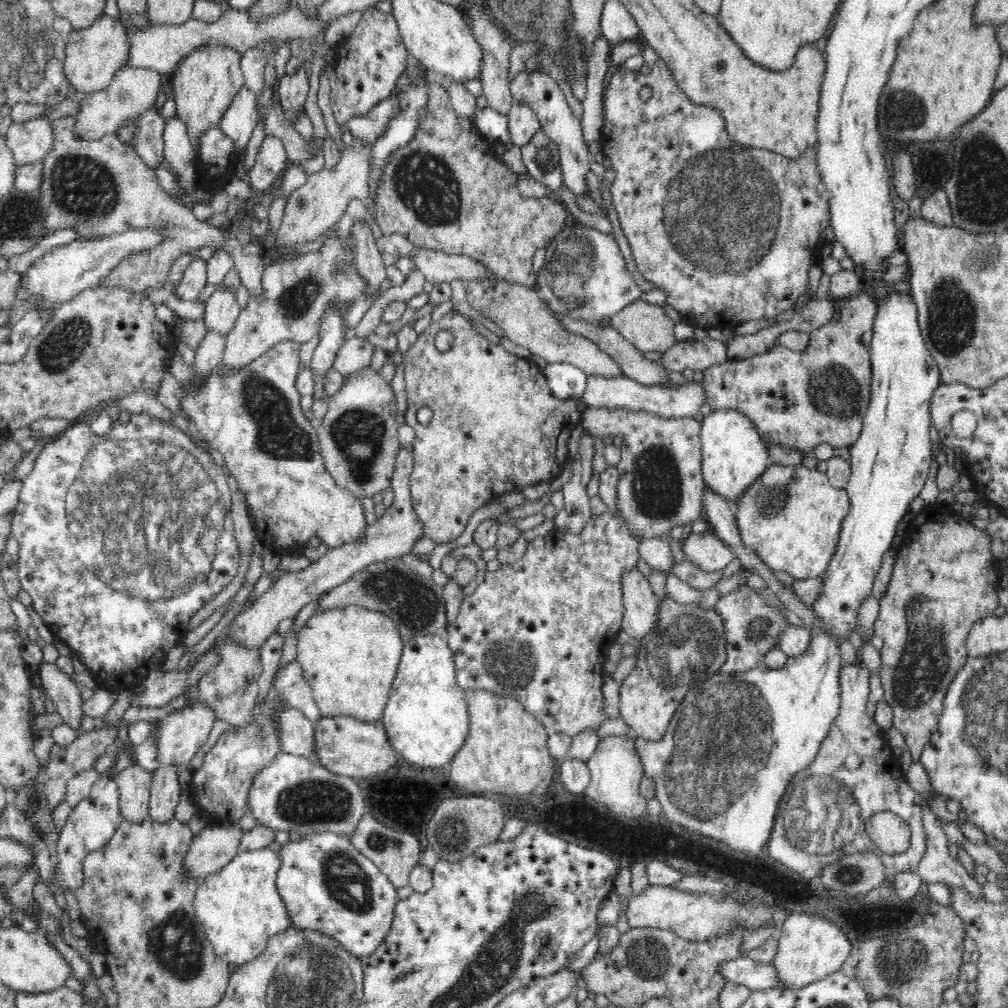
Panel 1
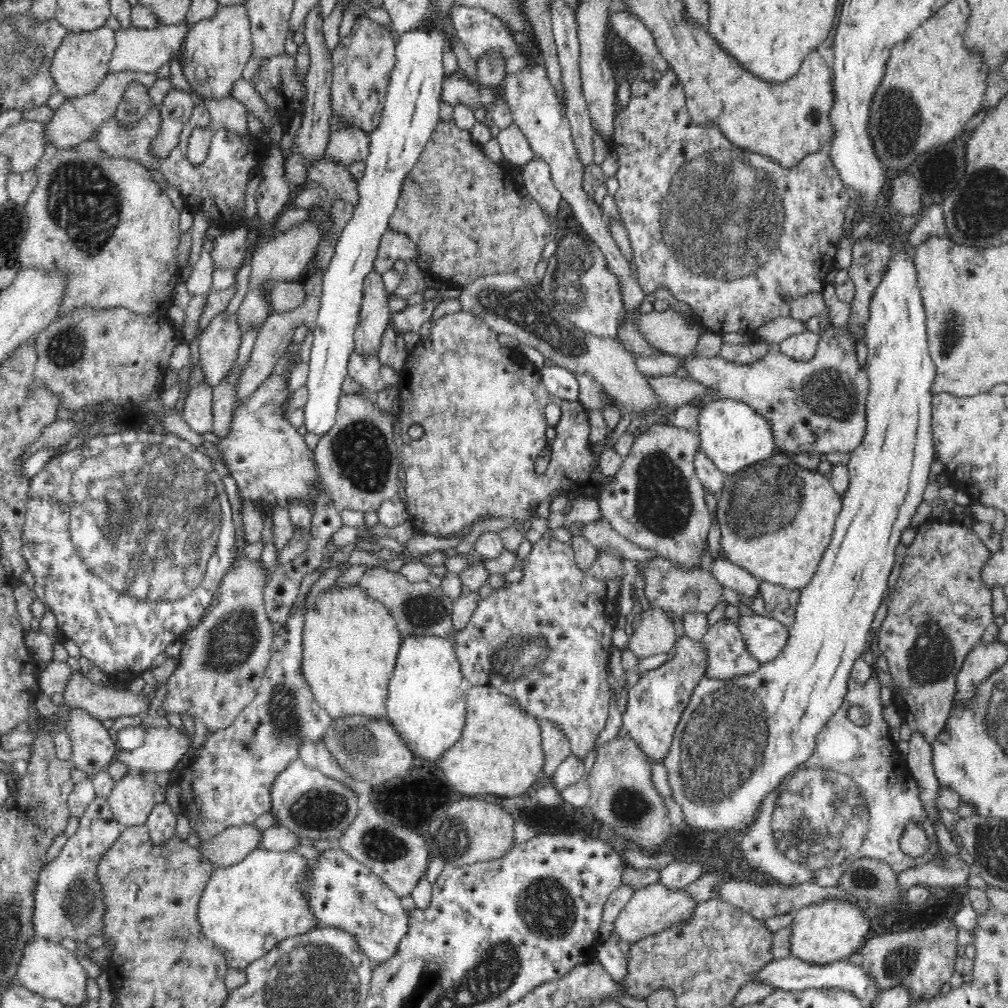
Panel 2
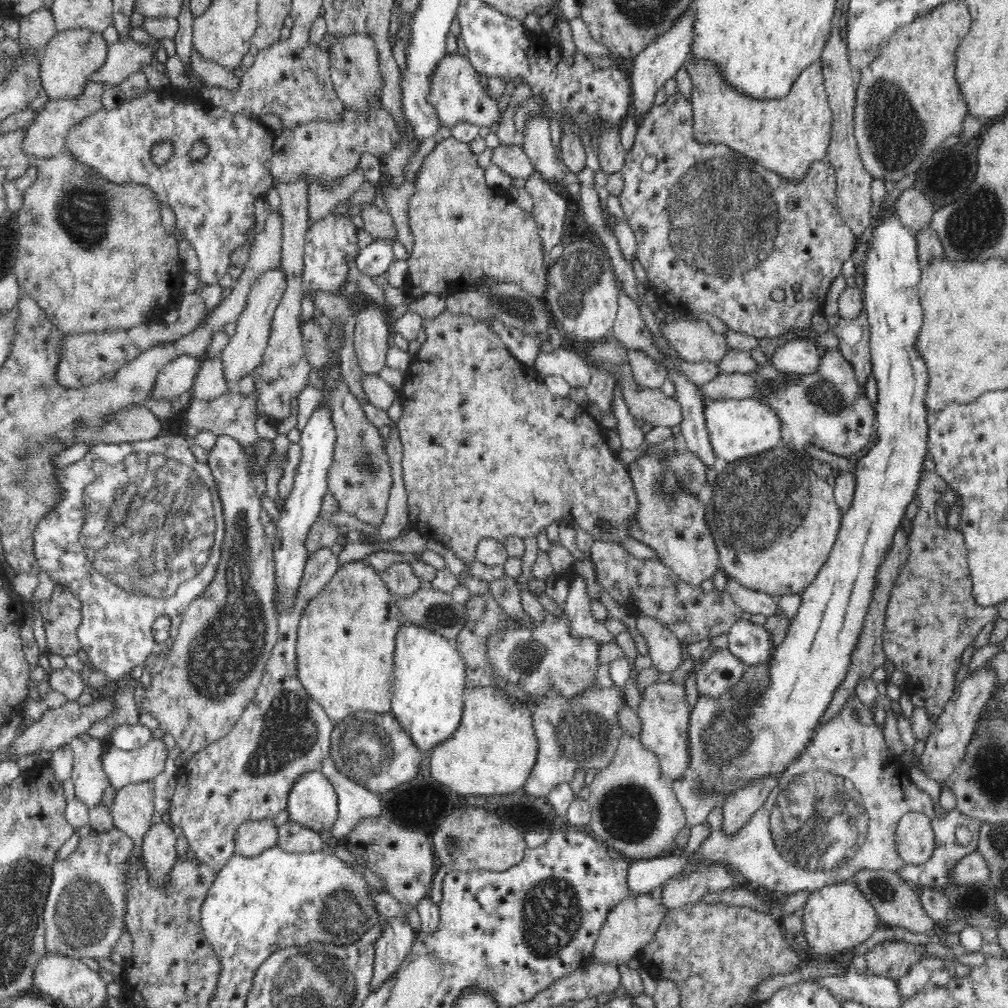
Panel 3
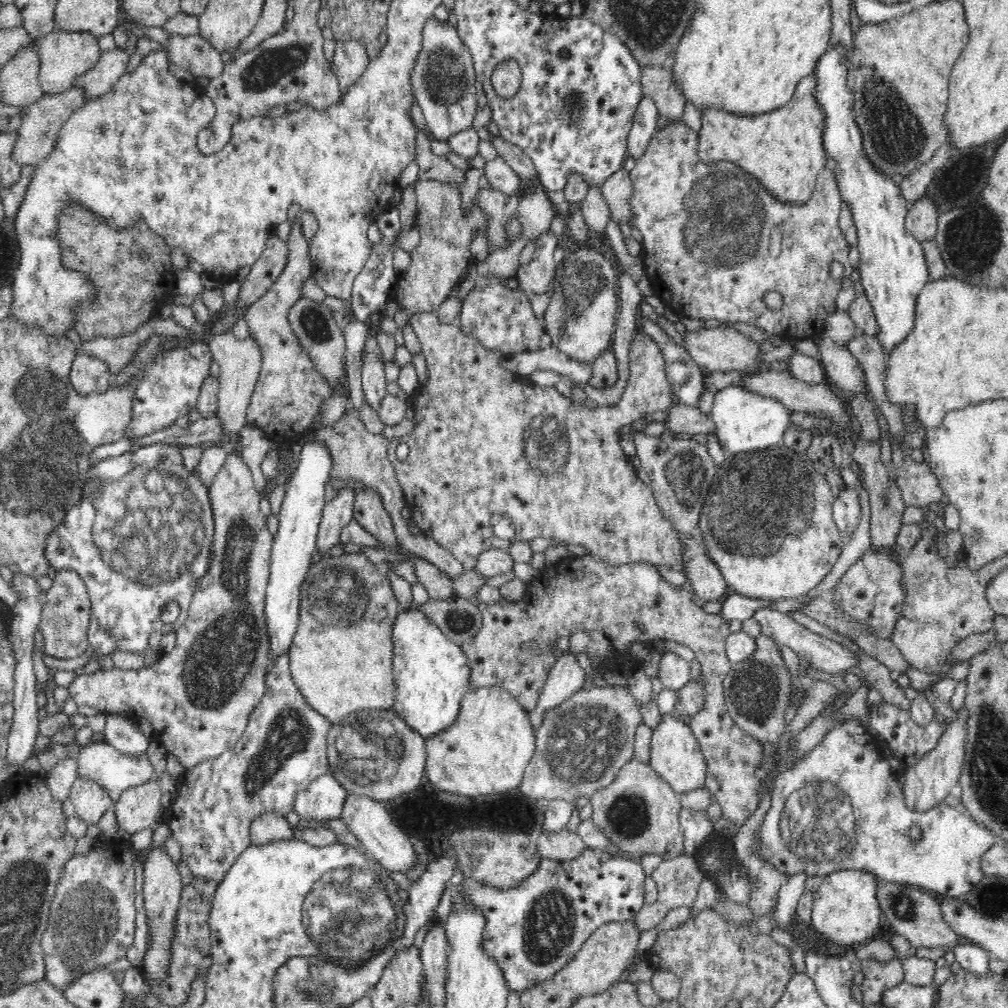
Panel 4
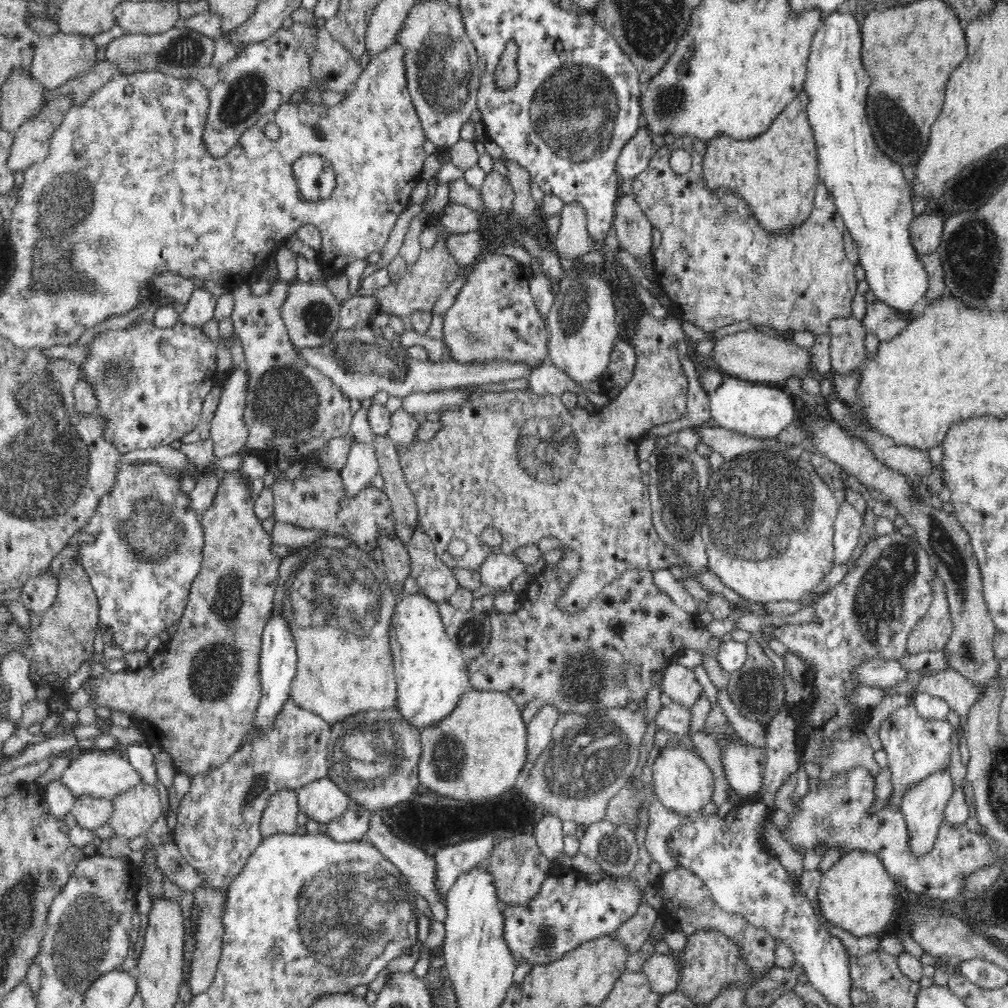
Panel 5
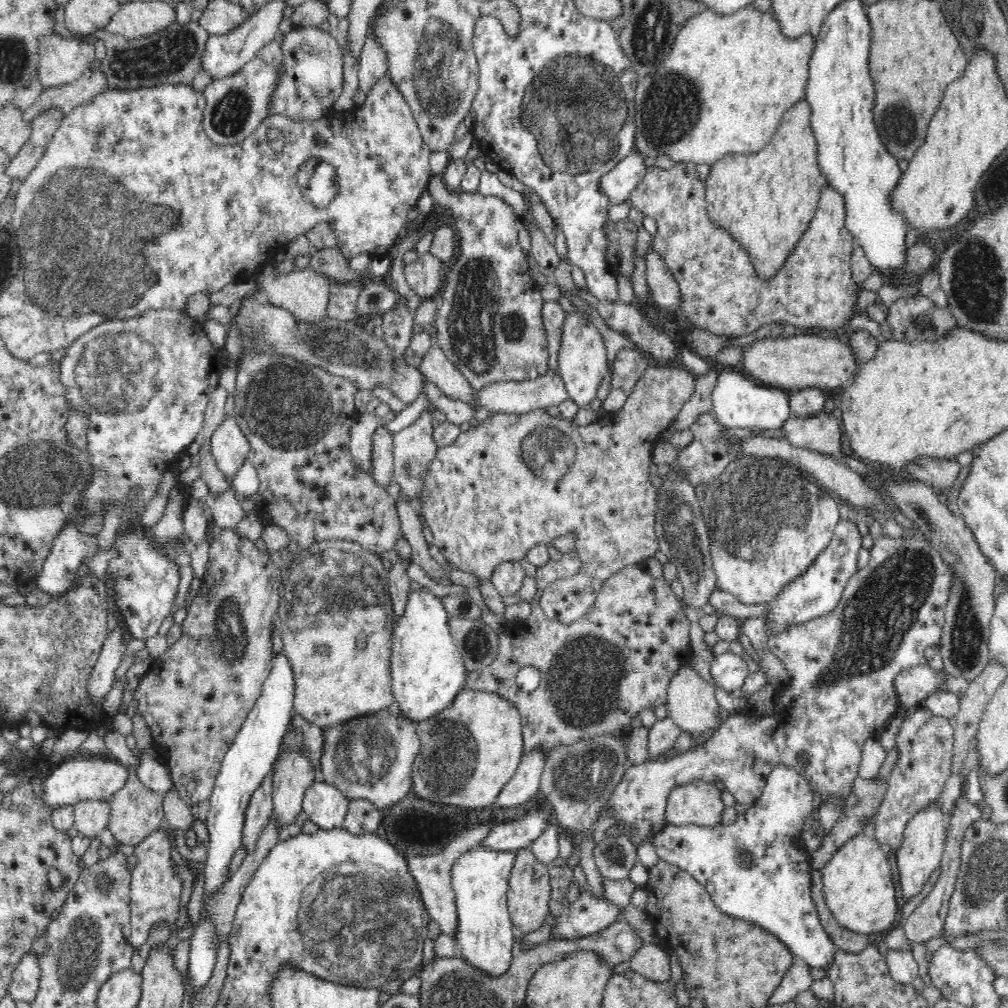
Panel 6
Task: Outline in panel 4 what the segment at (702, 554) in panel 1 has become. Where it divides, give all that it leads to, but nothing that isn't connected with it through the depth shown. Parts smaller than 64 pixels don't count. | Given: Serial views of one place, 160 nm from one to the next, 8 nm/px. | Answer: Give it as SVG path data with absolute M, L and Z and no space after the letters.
M772 608L756 610L753 617L761 626L761 634L771 638L779 646L788 646L798 656L807 656L807 660L811 660L811 663L815 664L816 670L832 673L843 672L844 674L849 671L854 673L860 672L858 666L856 666L858 664L858 657L856 657L854 651L850 651L844 645L806 629L799 623L796 623L792 617Z

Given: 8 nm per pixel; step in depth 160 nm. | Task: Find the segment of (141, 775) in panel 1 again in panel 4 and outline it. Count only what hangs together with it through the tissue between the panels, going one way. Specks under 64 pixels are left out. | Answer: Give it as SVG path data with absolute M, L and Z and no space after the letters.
M156 782L125 790L114 803L119 828L132 835L155 826L156 818L162 809L160 797L160 789Z

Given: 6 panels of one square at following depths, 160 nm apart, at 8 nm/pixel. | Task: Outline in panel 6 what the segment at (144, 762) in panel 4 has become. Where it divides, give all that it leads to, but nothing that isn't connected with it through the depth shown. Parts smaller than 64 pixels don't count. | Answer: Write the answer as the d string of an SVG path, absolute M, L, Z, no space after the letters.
M107 758L97 760L82 759L63 760L48 777L43 779L41 799L51 810L66 804L75 805L78 801L108 801L127 782L132 770Z

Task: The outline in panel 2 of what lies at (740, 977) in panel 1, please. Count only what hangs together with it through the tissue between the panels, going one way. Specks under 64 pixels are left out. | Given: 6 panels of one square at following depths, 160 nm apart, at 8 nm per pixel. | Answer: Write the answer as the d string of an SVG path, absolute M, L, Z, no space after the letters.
M790 955L784 959L773 959L773 962L766 964L762 969L758 969L753 976L750 977L751 982L768 984L770 988L784 989L785 991L803 991L804 989L844 989L851 992L854 996L858 996L860 1000L874 1000L880 990L877 984L873 983L870 976L863 970L861 966L854 966L846 959L832 962L832 964L809 964L803 962L802 959Z

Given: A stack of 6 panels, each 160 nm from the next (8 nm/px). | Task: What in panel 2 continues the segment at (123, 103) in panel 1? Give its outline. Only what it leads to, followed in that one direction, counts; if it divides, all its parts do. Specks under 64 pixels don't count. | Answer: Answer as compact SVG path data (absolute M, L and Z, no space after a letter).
M108 72L102 84L94 92L82 97L68 98L53 112L50 123L45 124L46 144L51 142L58 148L66 148L94 138L93 132L104 121L107 121L110 117L114 118L119 102L132 83L139 83L150 89L157 80L156 73L151 72Z

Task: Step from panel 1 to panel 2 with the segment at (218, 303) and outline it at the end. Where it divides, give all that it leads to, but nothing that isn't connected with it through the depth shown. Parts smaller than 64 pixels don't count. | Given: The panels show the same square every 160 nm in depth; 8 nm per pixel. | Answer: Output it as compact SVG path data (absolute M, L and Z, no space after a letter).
M220 312L210 320L199 336L199 360L205 382L212 386L220 384L228 370L237 361L242 332L239 329L237 313L225 317Z

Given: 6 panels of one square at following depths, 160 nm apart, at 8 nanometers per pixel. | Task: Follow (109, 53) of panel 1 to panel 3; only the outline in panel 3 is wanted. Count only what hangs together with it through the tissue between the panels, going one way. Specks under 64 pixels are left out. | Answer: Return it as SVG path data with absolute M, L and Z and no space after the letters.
M86 28L57 31L56 36L45 46L40 61L40 81L50 100L71 99L84 94L84 86L91 81L91 76L104 66L107 48L102 33Z

